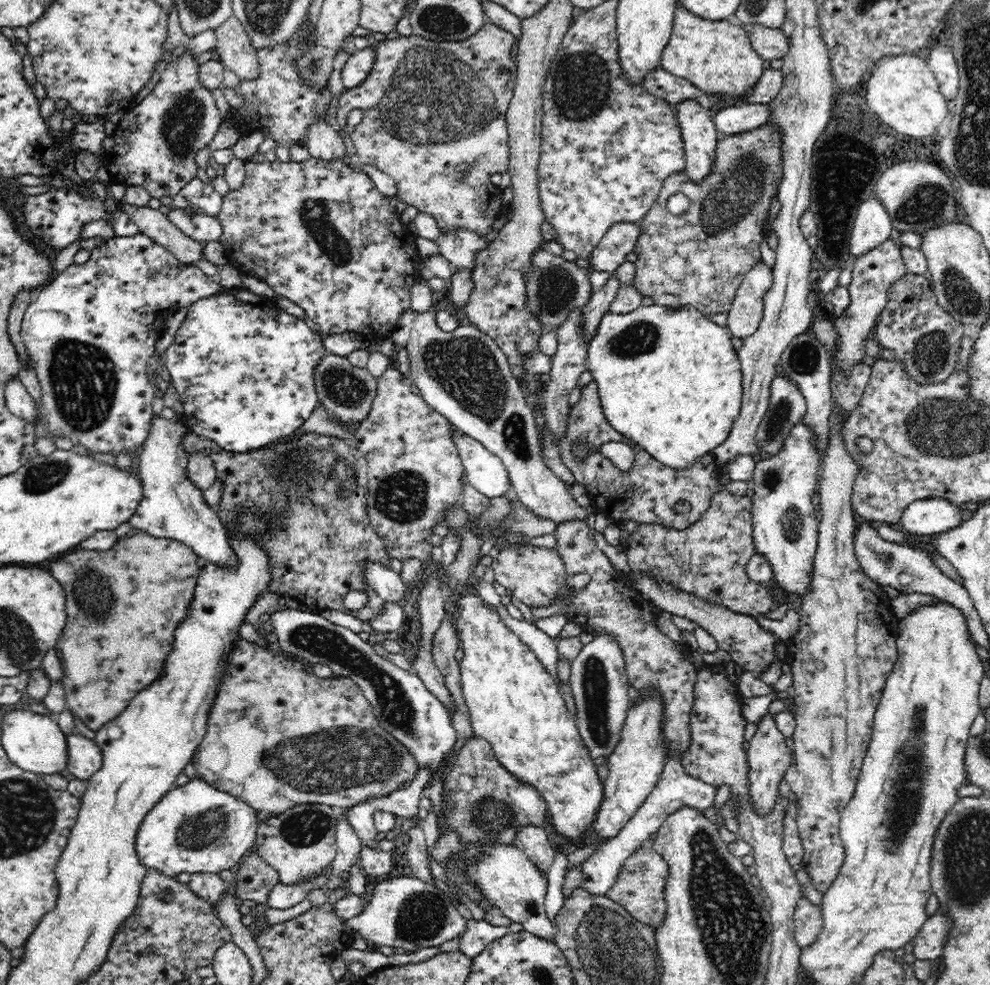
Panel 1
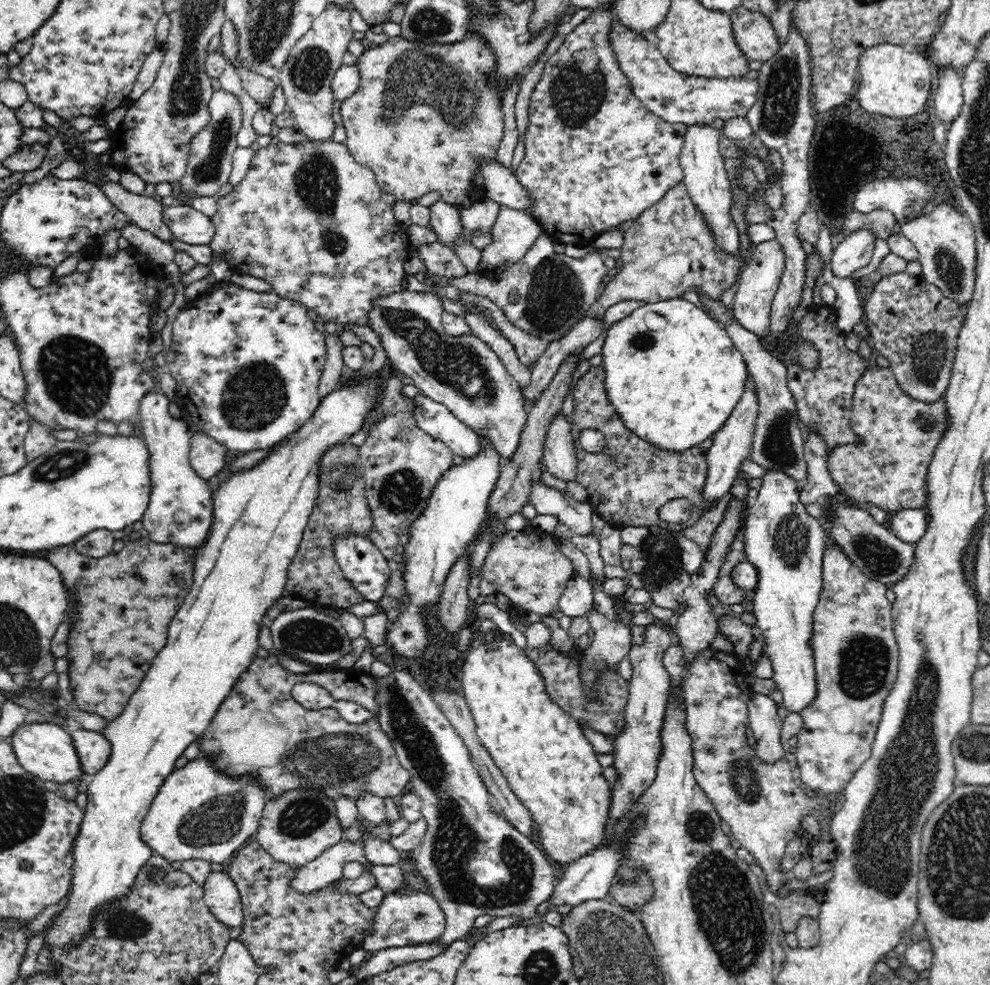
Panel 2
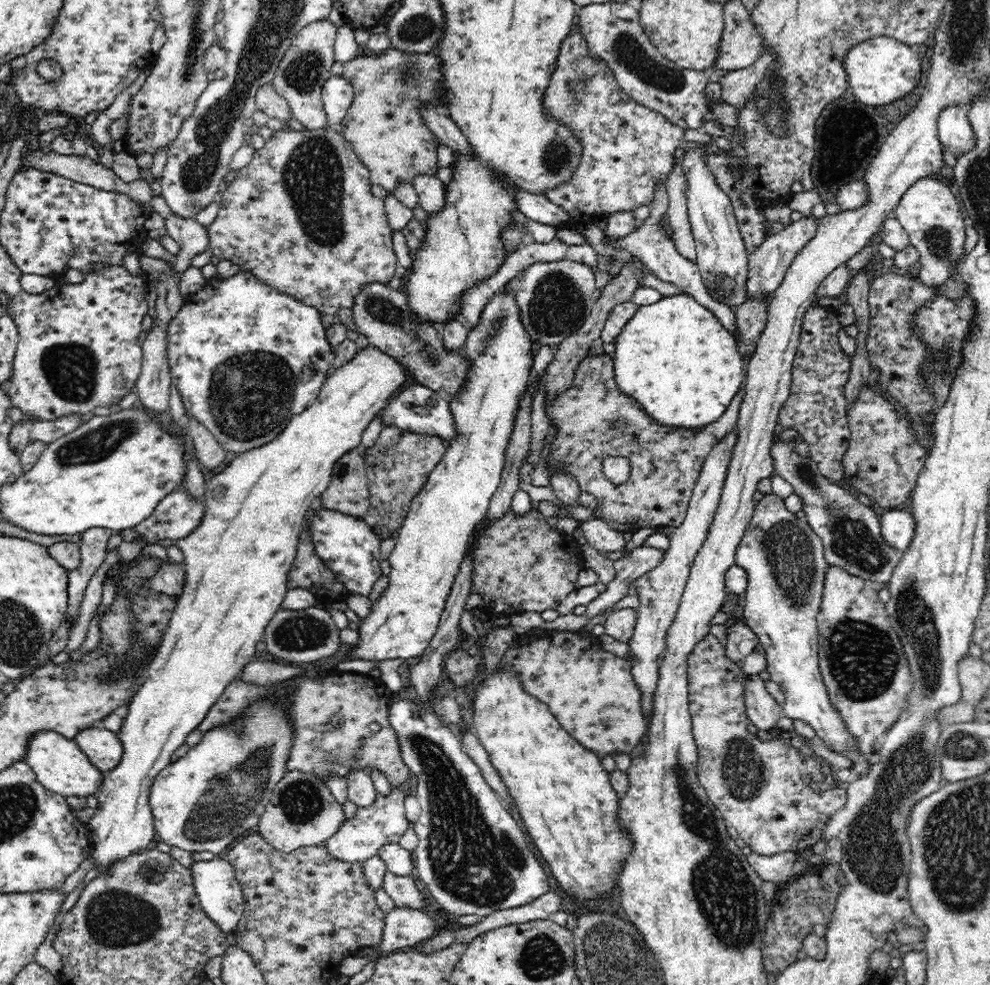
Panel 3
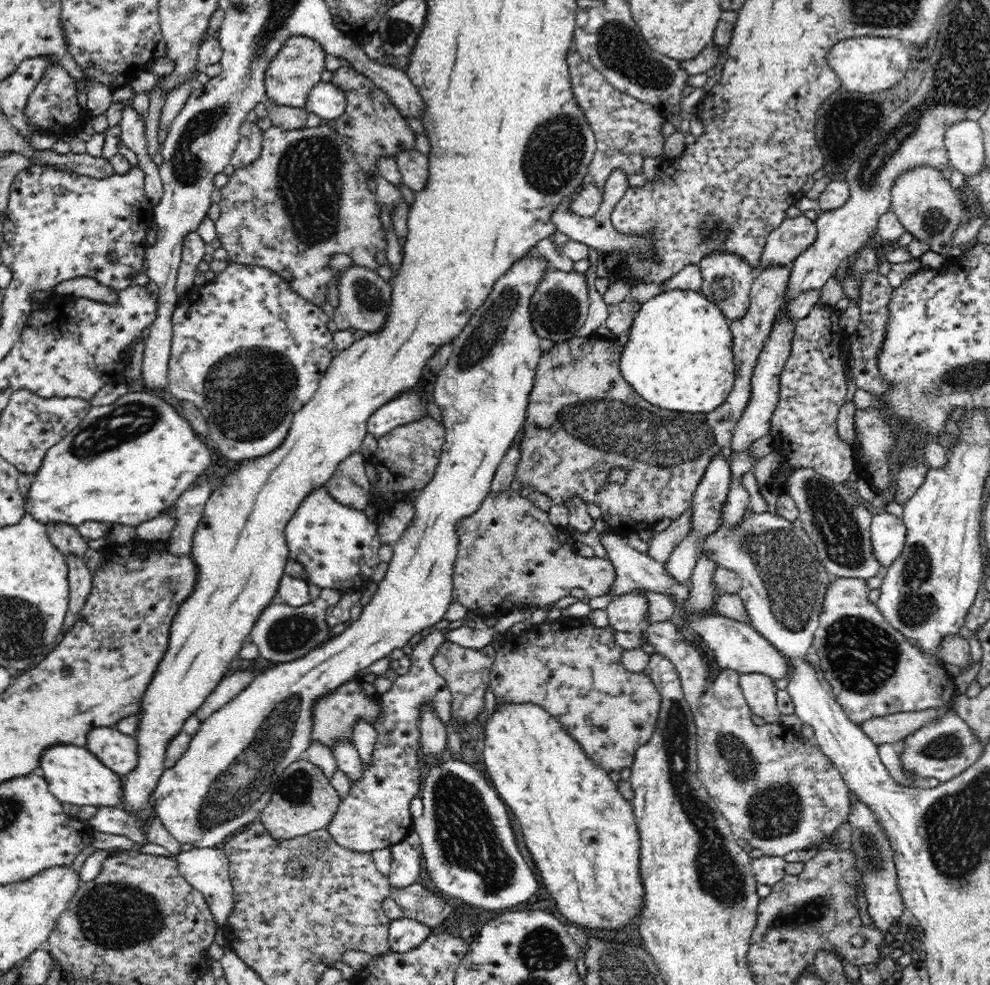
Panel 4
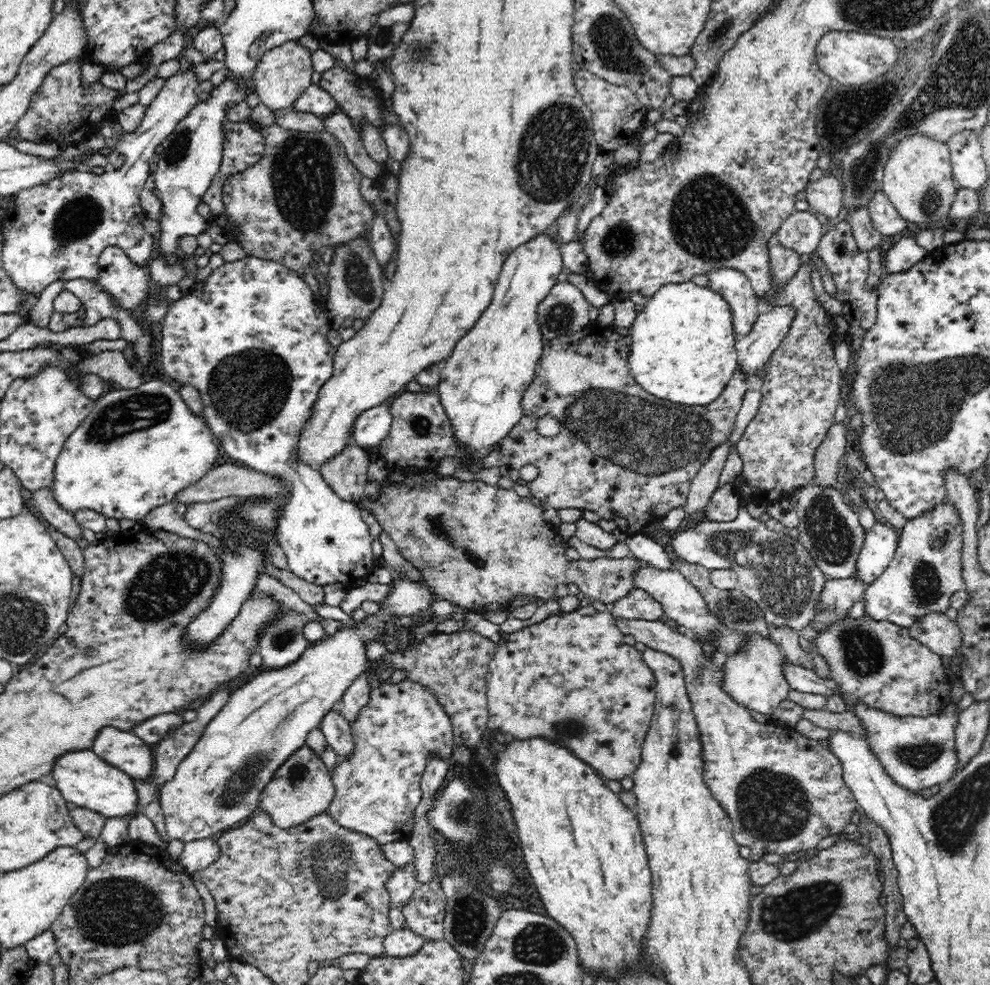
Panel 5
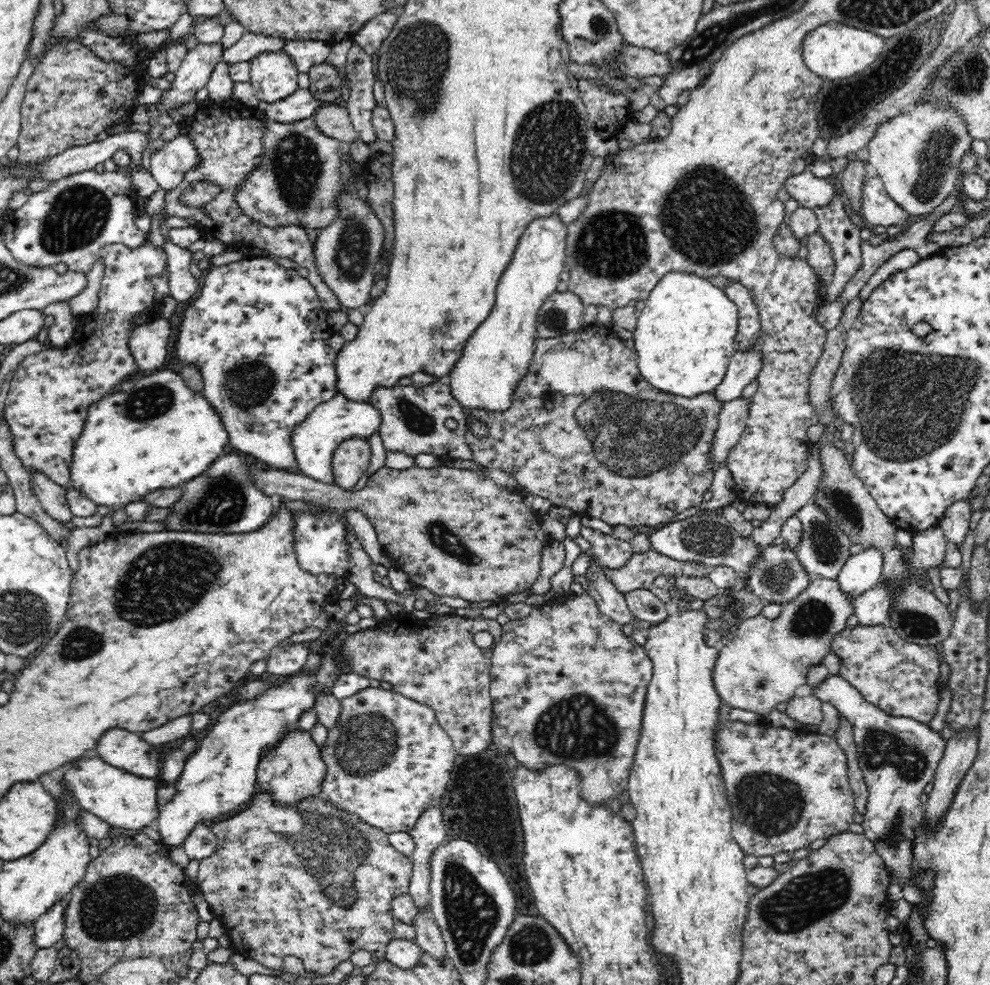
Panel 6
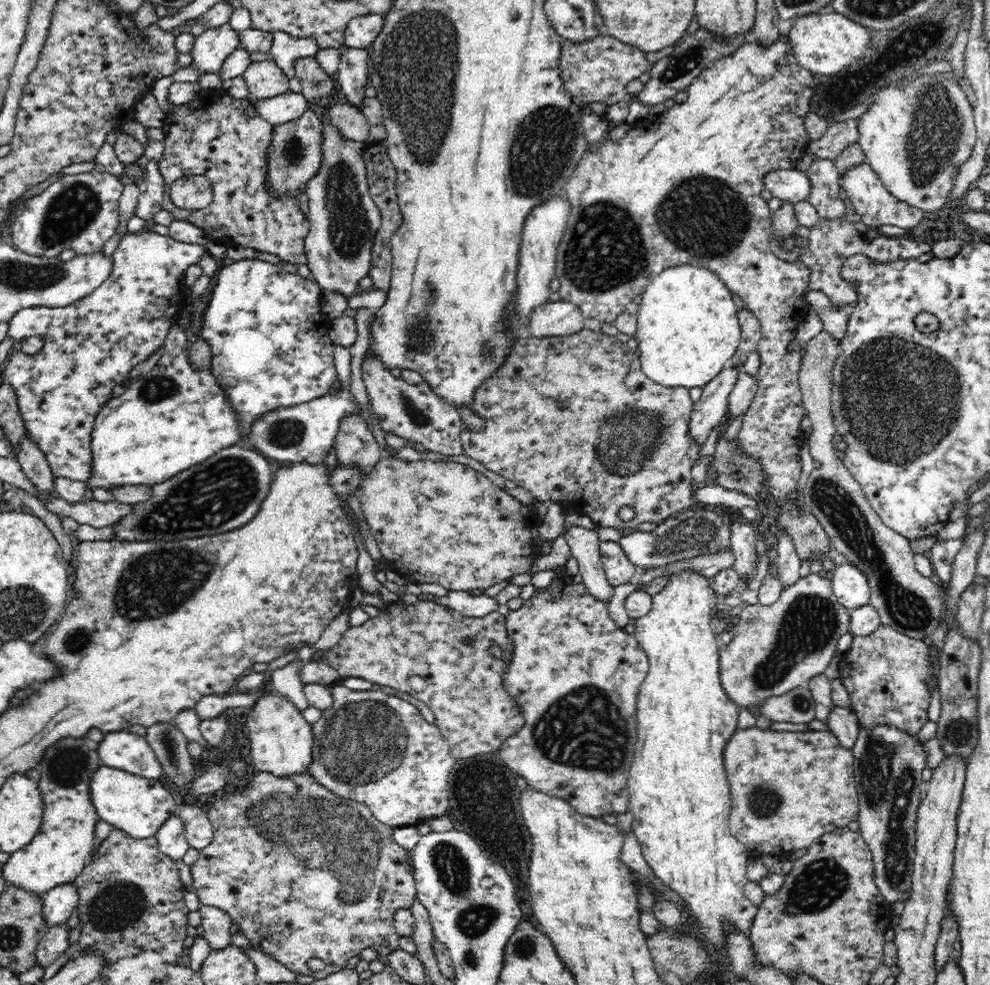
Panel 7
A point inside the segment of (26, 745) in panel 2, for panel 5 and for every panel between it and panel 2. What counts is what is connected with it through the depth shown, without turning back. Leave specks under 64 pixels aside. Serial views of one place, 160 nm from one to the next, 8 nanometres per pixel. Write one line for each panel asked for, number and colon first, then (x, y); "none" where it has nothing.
3: (60, 765)
4: (73, 774)
5: (82, 777)

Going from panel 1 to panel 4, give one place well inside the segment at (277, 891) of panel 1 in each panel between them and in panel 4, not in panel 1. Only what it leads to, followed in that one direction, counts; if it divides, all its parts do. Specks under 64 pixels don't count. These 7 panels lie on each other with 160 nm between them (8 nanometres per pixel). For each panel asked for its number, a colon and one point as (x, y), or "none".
2: (327, 868)
3: (358, 840)
4: (376, 814)

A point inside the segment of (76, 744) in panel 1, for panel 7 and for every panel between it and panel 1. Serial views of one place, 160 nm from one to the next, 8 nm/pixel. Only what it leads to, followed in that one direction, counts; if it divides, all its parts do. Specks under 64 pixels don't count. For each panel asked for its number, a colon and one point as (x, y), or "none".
2: (93, 749)
3: (103, 748)
4: (117, 751)
5: (122, 749)
6: (127, 750)
7: (124, 750)

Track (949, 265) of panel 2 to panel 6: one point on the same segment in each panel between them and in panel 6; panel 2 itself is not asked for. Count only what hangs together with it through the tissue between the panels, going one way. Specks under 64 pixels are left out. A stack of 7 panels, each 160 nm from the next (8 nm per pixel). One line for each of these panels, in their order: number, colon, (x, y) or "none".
3: (928, 211)
4: (926, 204)
5: (918, 180)
6: (917, 154)

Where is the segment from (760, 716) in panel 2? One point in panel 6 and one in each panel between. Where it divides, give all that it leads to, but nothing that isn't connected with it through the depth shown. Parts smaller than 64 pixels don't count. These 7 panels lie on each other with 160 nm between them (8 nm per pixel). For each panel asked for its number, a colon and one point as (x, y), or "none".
3: (763, 710)
4: (760, 693)
5: (754, 679)
6: (759, 670)

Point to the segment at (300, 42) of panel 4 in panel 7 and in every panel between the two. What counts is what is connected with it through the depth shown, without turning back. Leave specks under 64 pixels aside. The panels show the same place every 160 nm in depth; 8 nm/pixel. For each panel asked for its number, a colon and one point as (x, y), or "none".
5: (282, 74)
6: (274, 75)
7: (265, 79)

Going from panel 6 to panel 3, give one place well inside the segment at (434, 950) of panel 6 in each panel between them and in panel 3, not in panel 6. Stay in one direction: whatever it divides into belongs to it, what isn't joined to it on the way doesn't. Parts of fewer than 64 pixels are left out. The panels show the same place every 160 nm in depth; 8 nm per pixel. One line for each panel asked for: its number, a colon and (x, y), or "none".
3: (402, 889)
4: (417, 902)
5: (425, 912)

